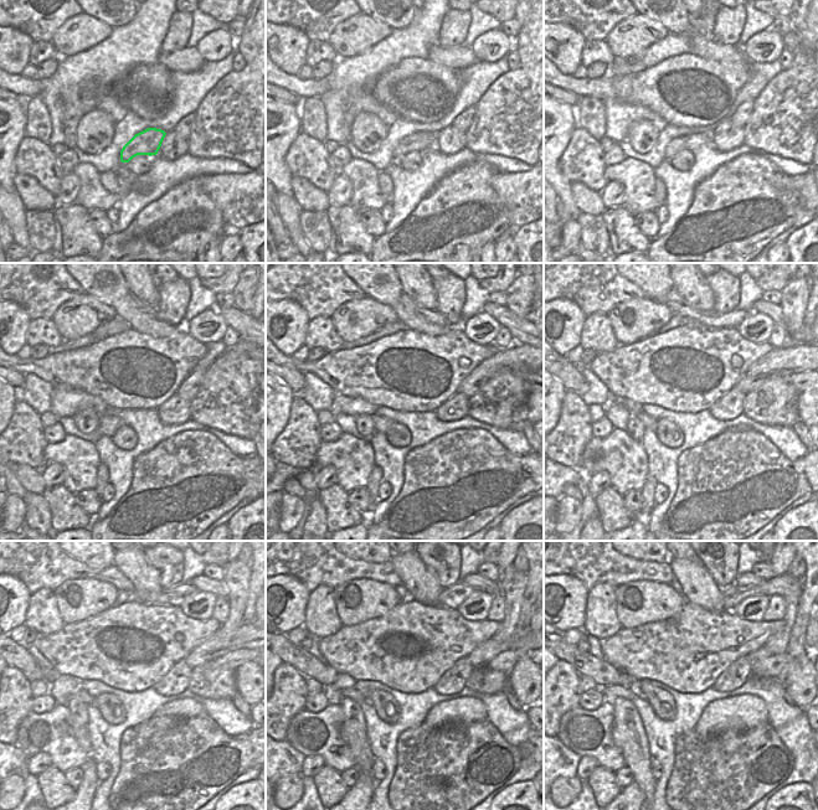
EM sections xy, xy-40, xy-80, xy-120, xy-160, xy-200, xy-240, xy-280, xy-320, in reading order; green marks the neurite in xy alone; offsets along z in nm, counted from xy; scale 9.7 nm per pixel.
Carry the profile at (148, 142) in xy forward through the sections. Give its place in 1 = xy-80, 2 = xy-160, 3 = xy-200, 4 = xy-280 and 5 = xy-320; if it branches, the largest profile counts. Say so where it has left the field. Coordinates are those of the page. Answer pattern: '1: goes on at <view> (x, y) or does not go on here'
1: goes on at xy-80 (675, 145)
2: goes on at xy-160 (381, 423)
3: goes on at xy-200 (647, 421)
4: goes on at xy-280 (353, 694)
5: goes on at xy-320 (615, 691)

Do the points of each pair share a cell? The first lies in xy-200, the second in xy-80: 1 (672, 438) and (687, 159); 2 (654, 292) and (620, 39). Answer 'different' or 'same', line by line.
1: same
2: different

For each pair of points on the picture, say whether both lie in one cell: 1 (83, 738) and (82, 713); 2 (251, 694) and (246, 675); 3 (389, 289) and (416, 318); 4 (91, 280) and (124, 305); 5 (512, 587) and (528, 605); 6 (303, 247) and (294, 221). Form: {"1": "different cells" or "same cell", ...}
{"1": "same cell", "2": "same cell", "3": "same cell", "4": "same cell", "5": "different cells", "6": "same cell"}

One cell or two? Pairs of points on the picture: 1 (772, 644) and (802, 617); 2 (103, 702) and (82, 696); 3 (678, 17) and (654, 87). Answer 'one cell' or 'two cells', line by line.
1: two cells
2: two cells
3: two cells

